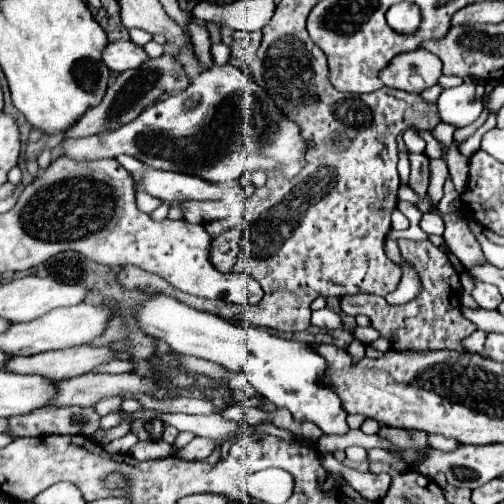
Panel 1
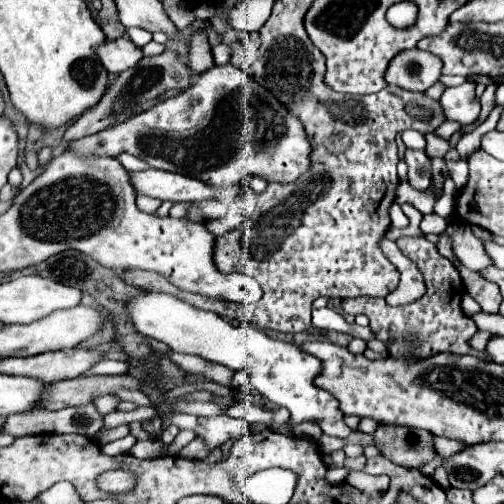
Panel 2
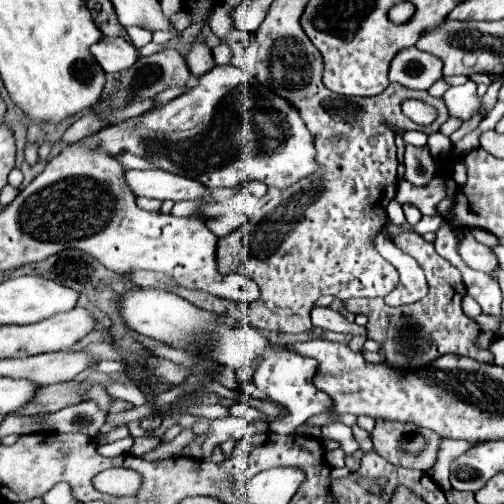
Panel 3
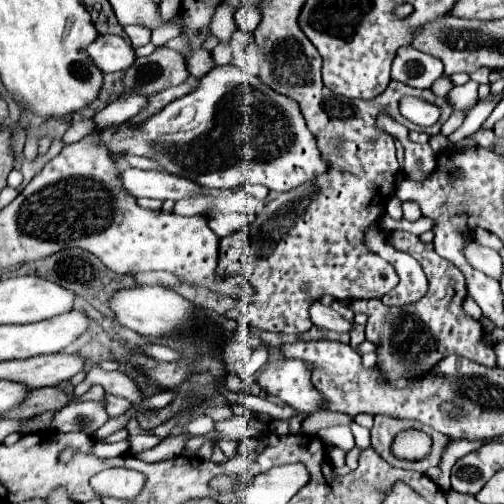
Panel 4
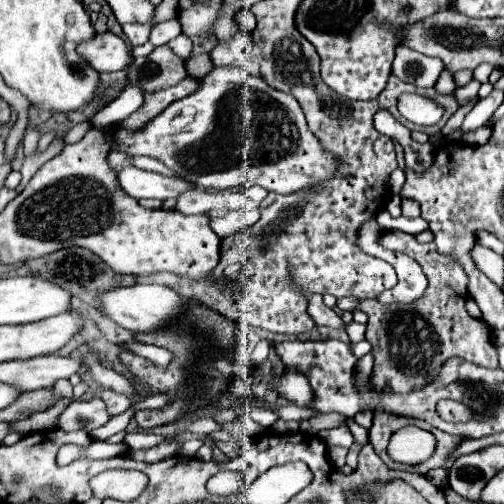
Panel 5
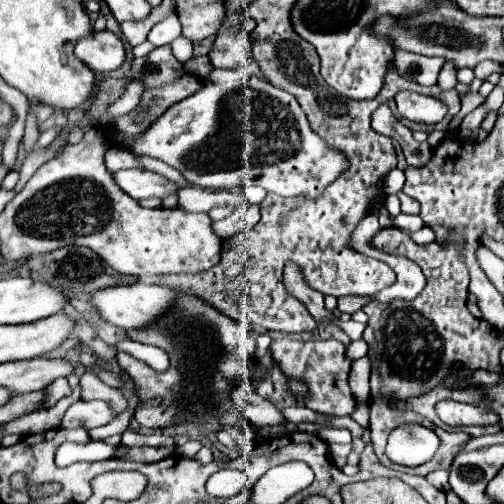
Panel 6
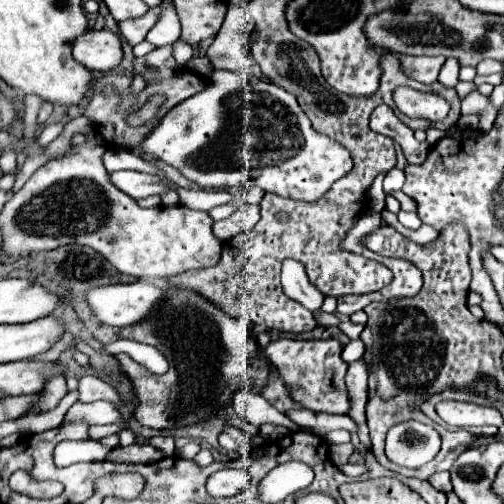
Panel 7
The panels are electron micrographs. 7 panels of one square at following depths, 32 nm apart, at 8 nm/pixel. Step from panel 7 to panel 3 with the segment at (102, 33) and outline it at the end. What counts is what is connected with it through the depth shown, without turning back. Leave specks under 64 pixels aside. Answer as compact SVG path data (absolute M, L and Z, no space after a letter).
M104 36L92 44L90 54L104 72L124 72L138 60L138 50L128 40L112 36Z

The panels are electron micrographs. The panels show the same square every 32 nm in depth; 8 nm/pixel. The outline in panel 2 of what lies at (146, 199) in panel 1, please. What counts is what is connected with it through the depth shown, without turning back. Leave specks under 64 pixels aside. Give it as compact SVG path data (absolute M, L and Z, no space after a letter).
M136 196L136 204L140 210L146 210L150 214L154 214L158 208L160 208L160 200L154 200L154 198L148 198L148 196Z

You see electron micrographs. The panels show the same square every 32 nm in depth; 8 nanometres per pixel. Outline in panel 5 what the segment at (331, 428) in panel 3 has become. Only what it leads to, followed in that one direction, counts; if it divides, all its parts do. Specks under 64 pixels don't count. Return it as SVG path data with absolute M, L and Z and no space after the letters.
M340 426L340 428L332 428L332 430L322 430L320 432L320 438L332 446L332 444L338 444L338 446L352 446L352 434L348 428Z

